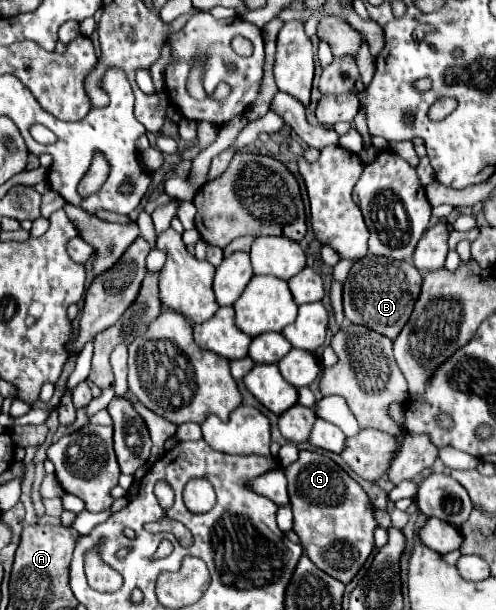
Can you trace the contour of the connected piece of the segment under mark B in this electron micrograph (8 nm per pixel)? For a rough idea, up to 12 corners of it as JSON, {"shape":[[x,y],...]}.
{"shape":[[366,255],[344,281],[344,317],[390,339],[422,273]]}

